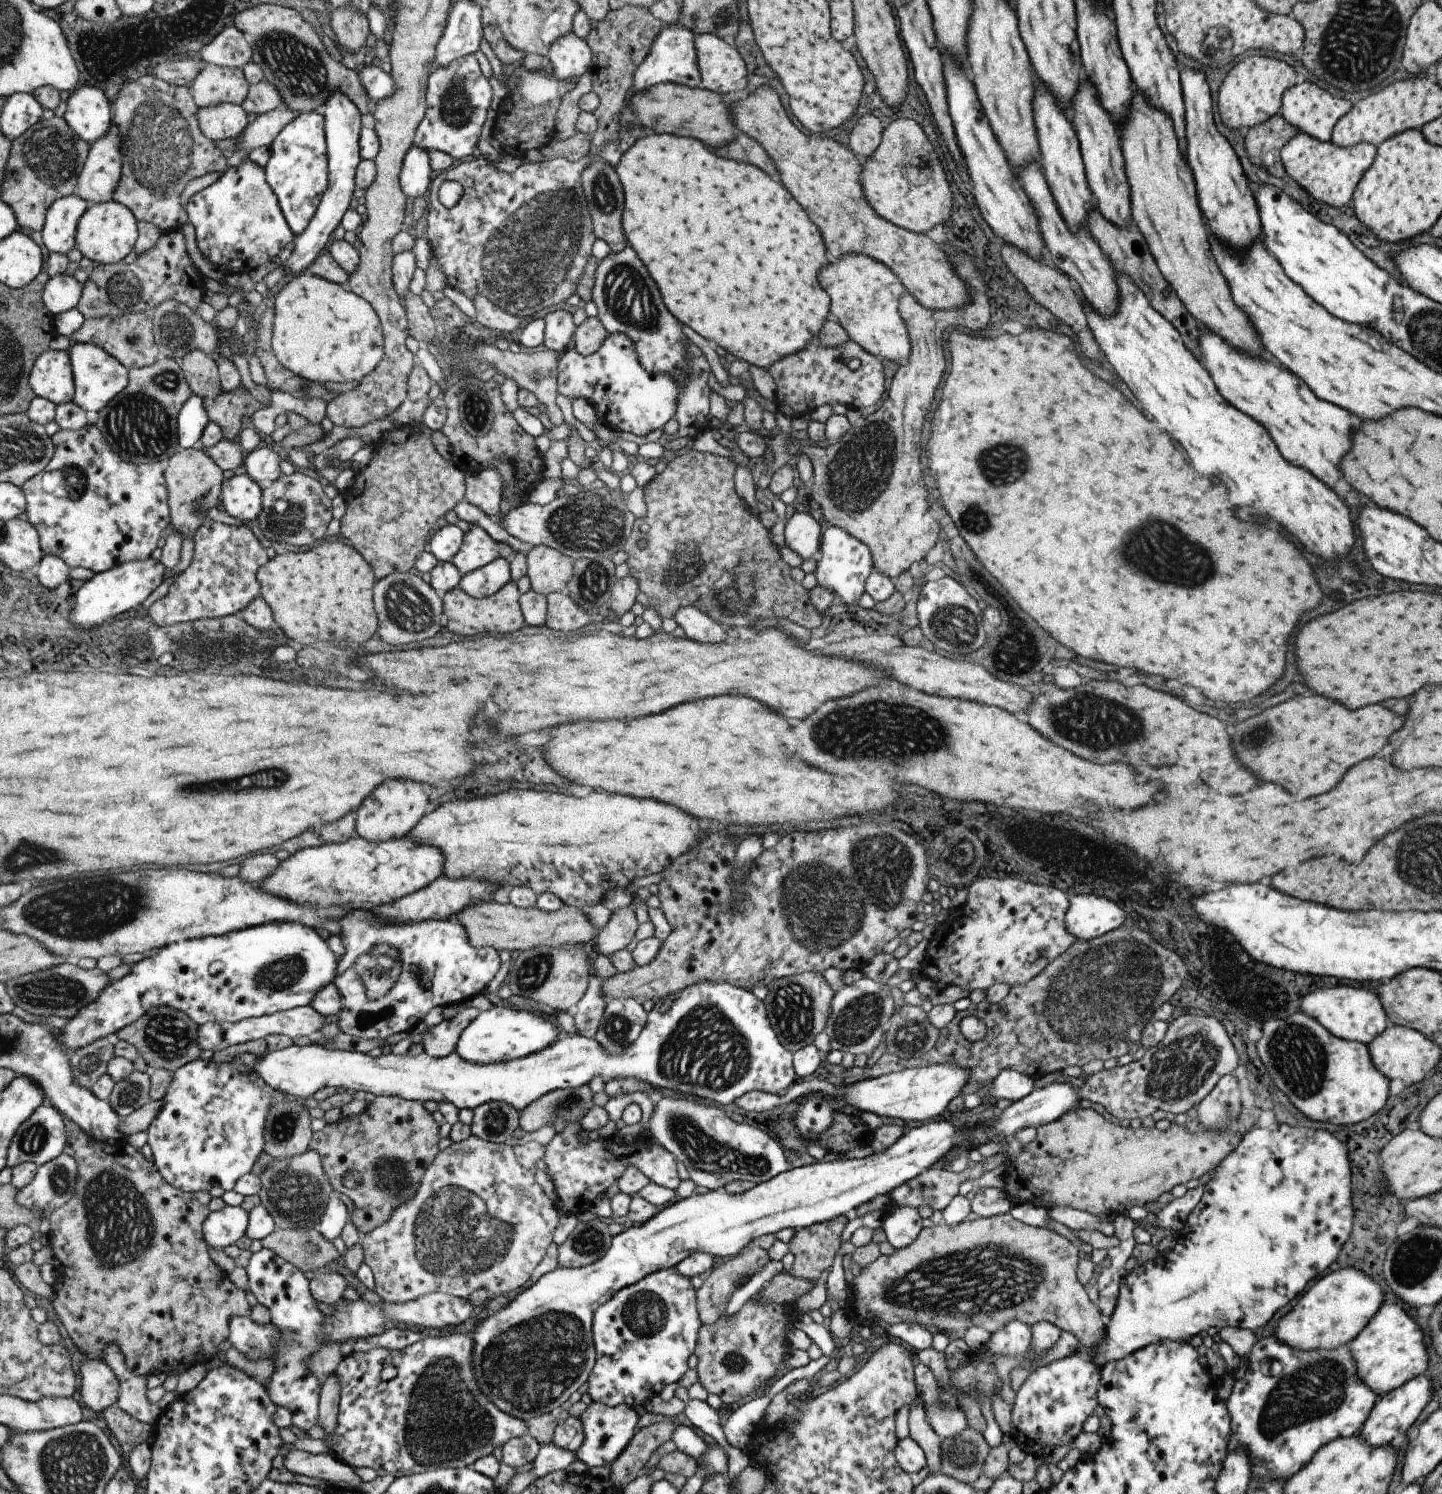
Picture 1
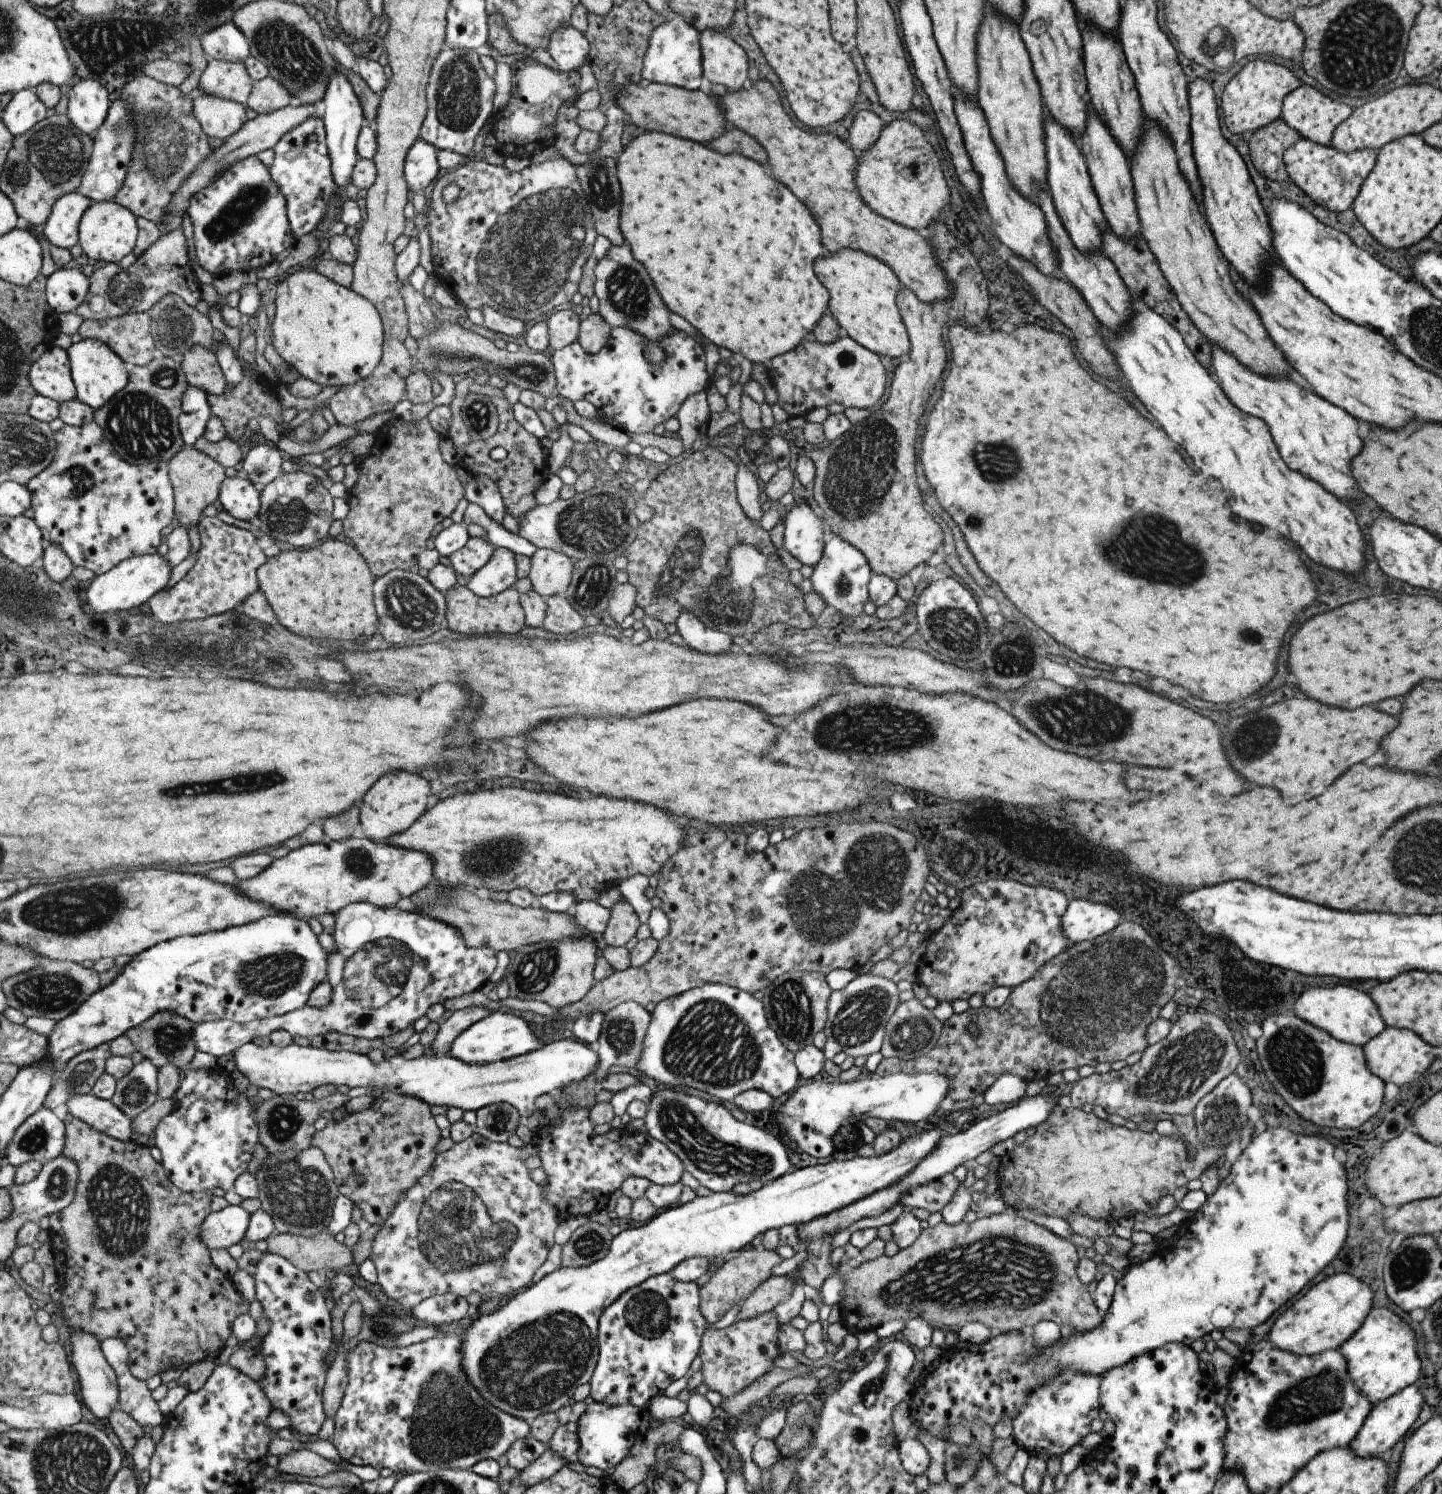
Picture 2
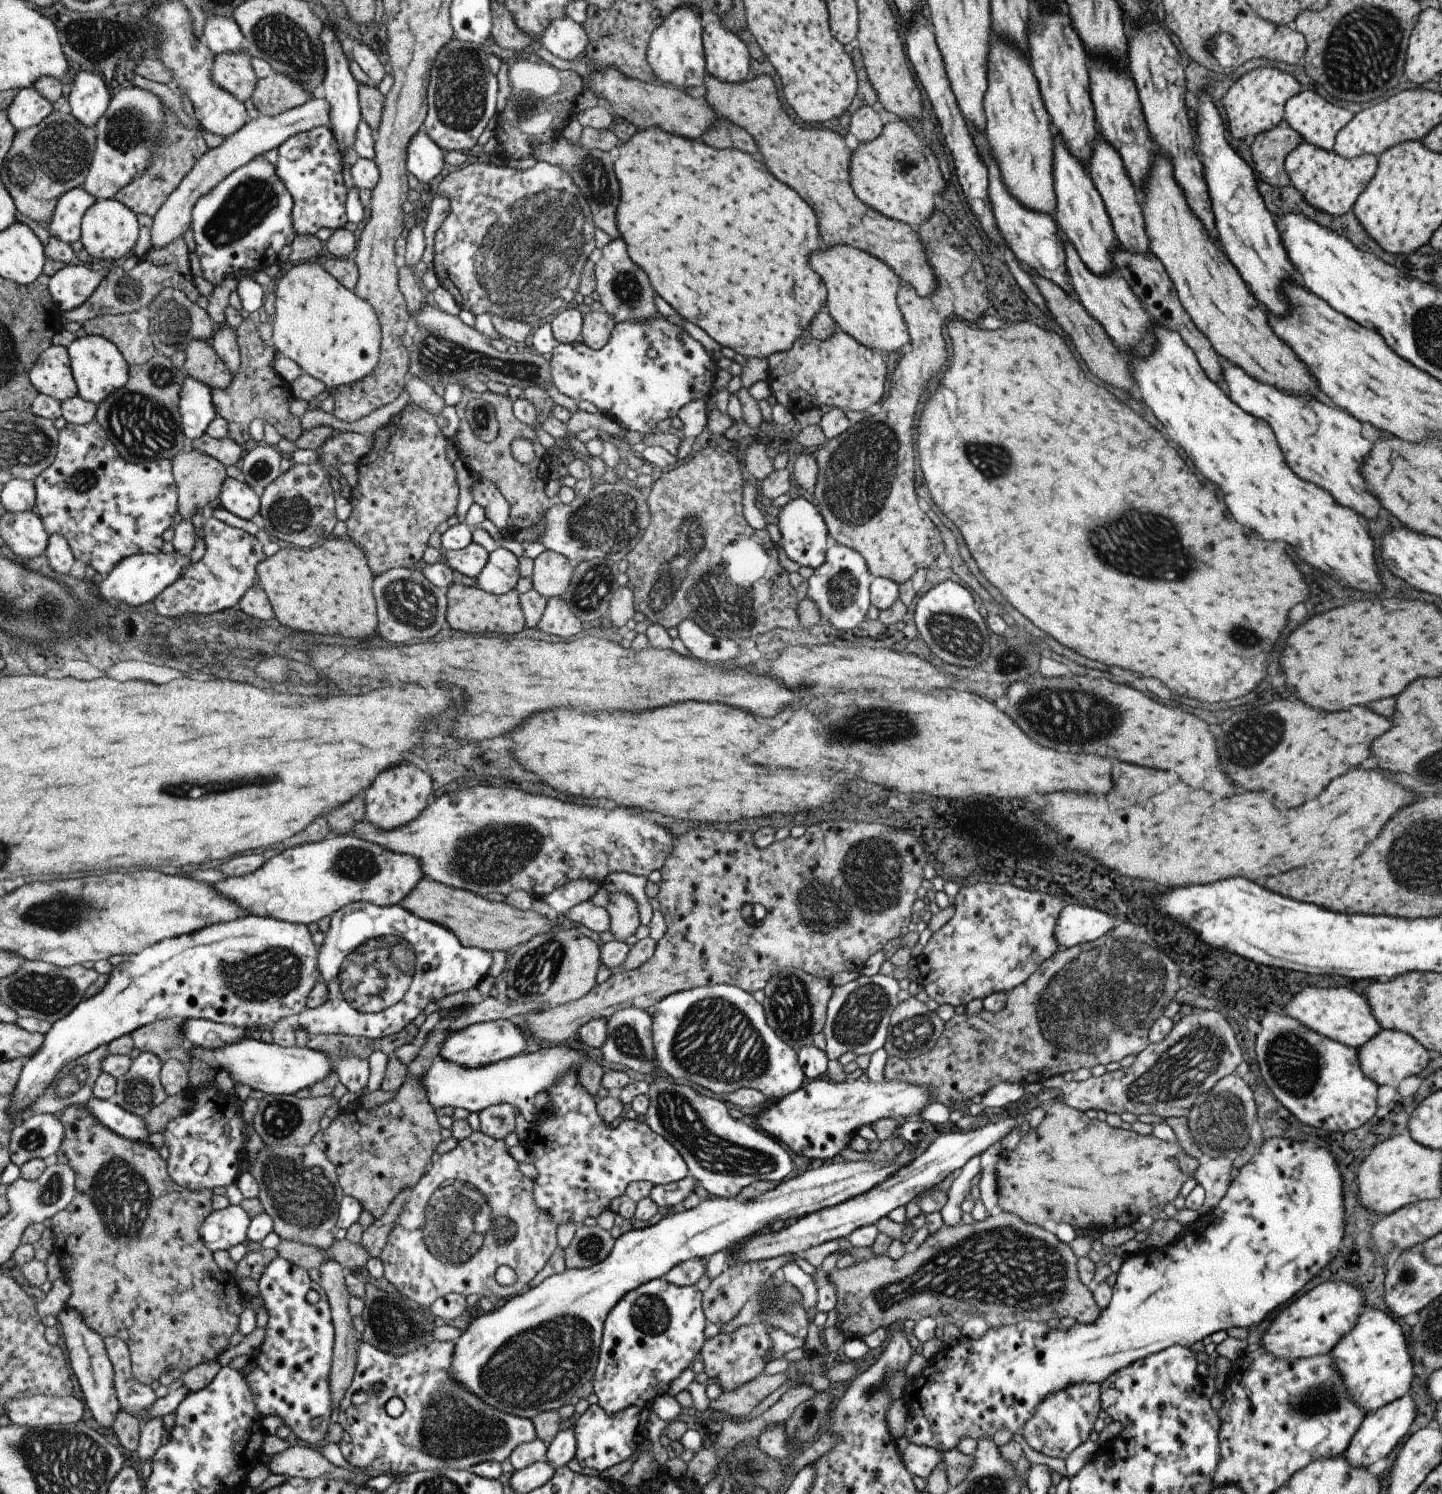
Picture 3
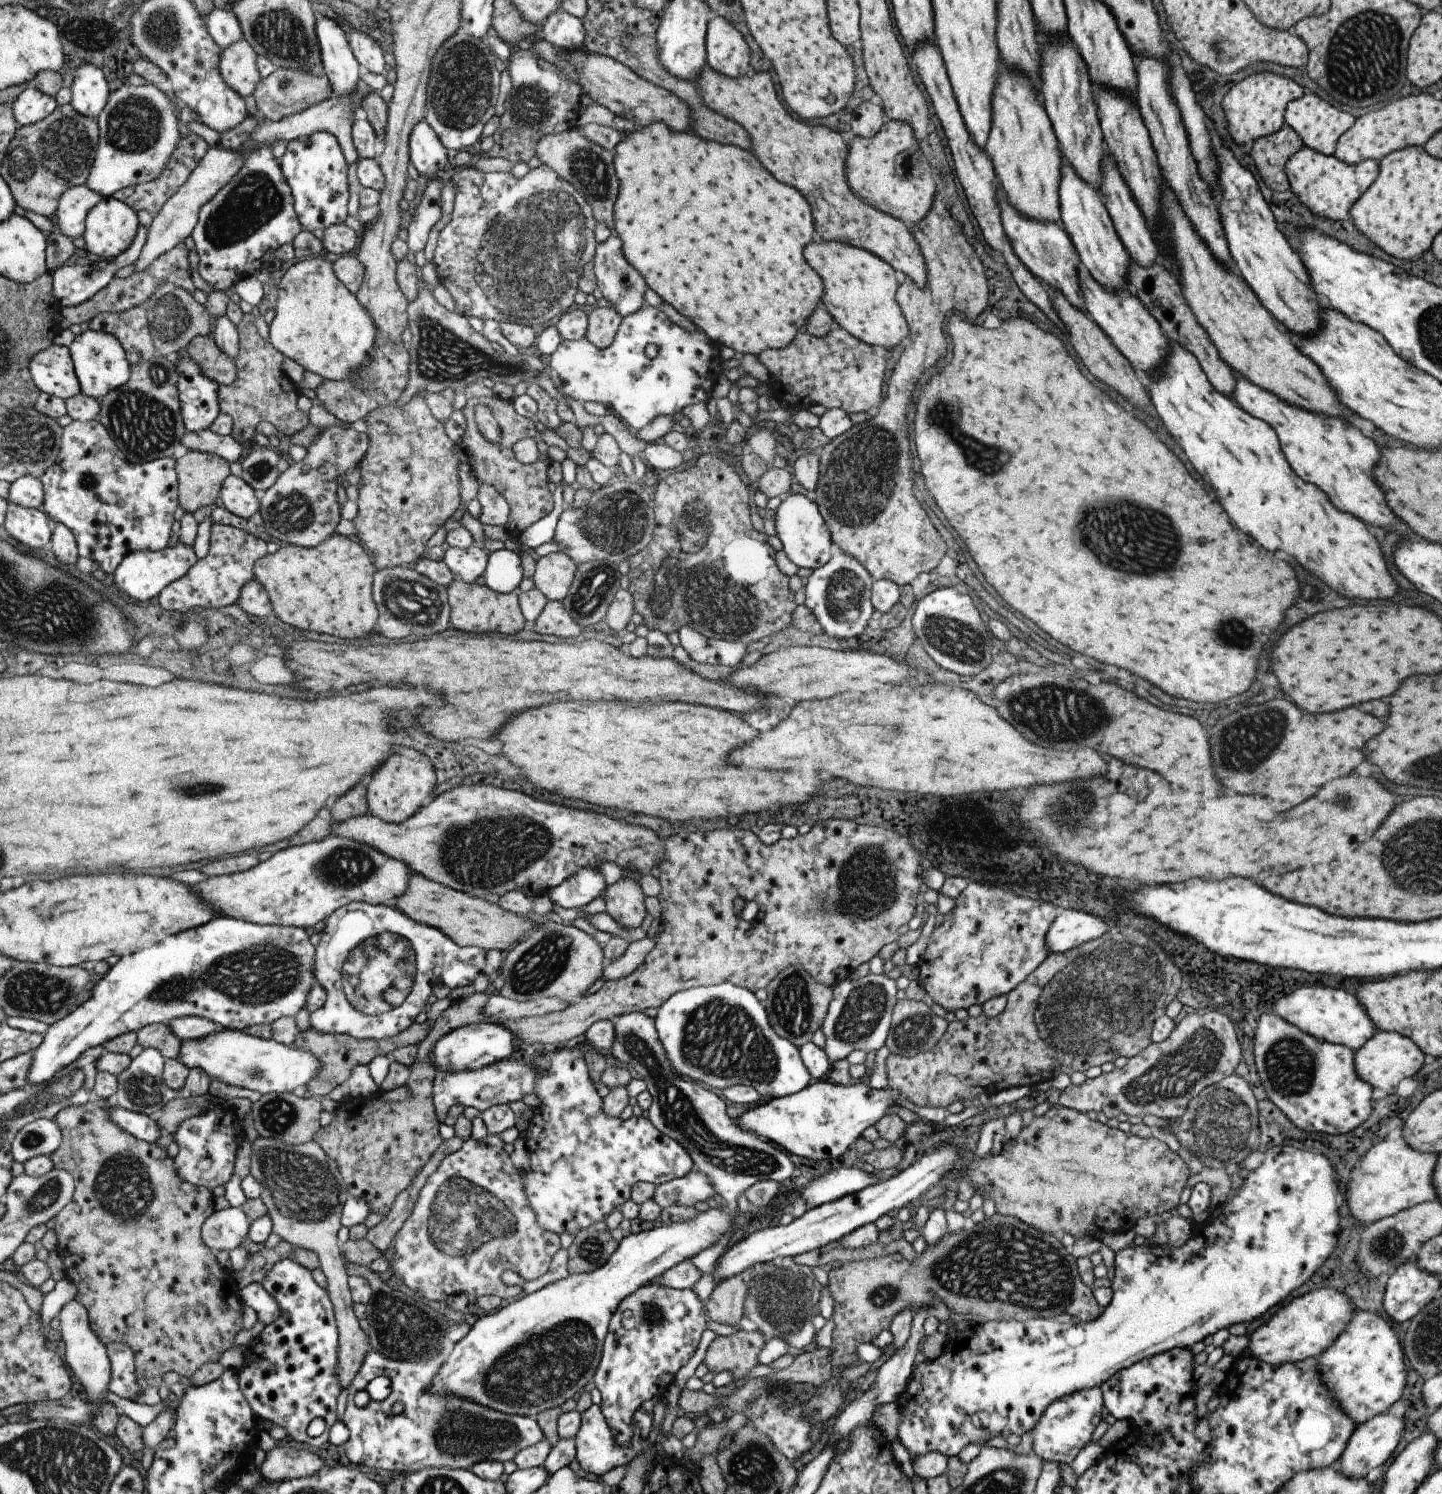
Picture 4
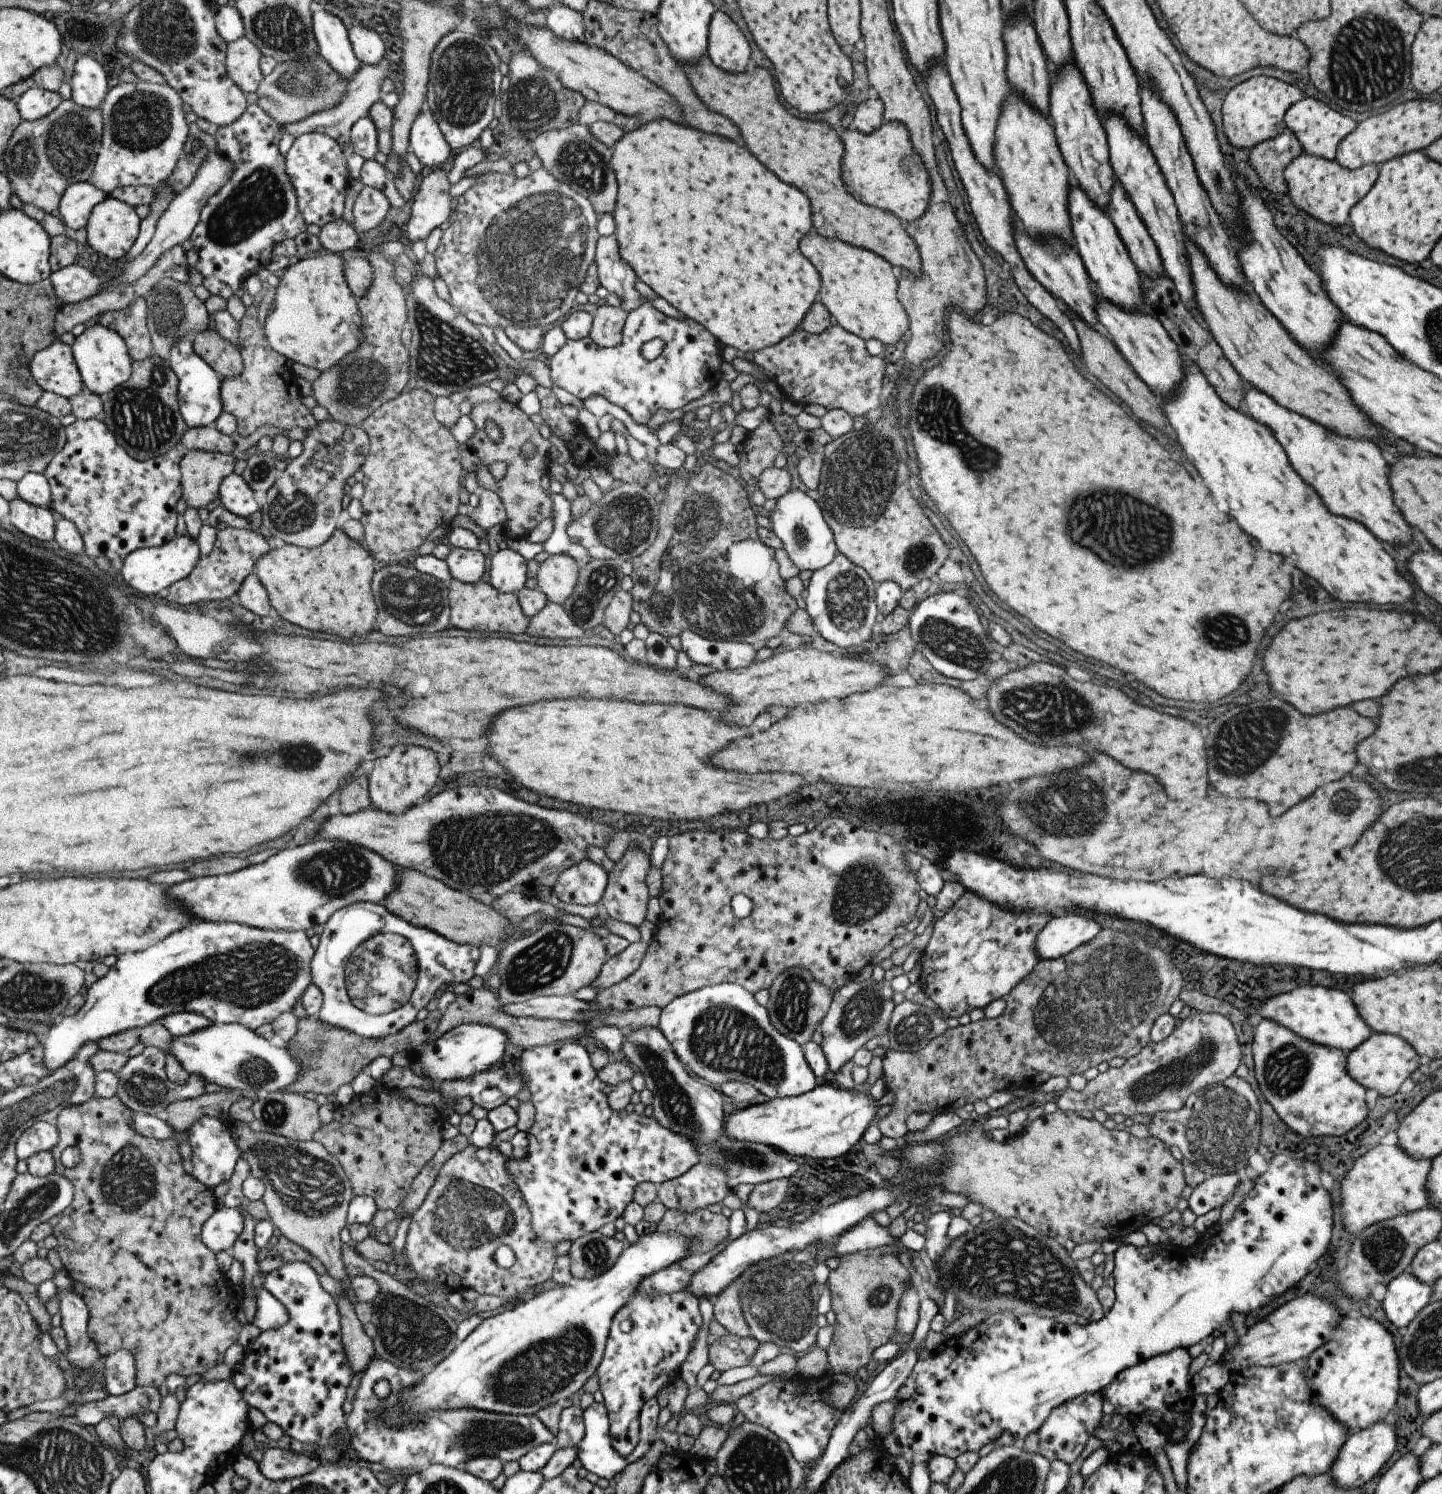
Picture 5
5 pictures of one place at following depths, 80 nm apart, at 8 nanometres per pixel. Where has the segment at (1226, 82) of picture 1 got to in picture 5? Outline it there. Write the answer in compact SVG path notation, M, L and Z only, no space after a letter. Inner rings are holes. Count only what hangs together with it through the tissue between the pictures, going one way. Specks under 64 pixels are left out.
M1256 76L1230 88L1221 105L1223 134L1235 148L1253 148L1272 139L1286 128L1283 119L1287 108L1299 102L1304 94L1292 84L1272 77Z

